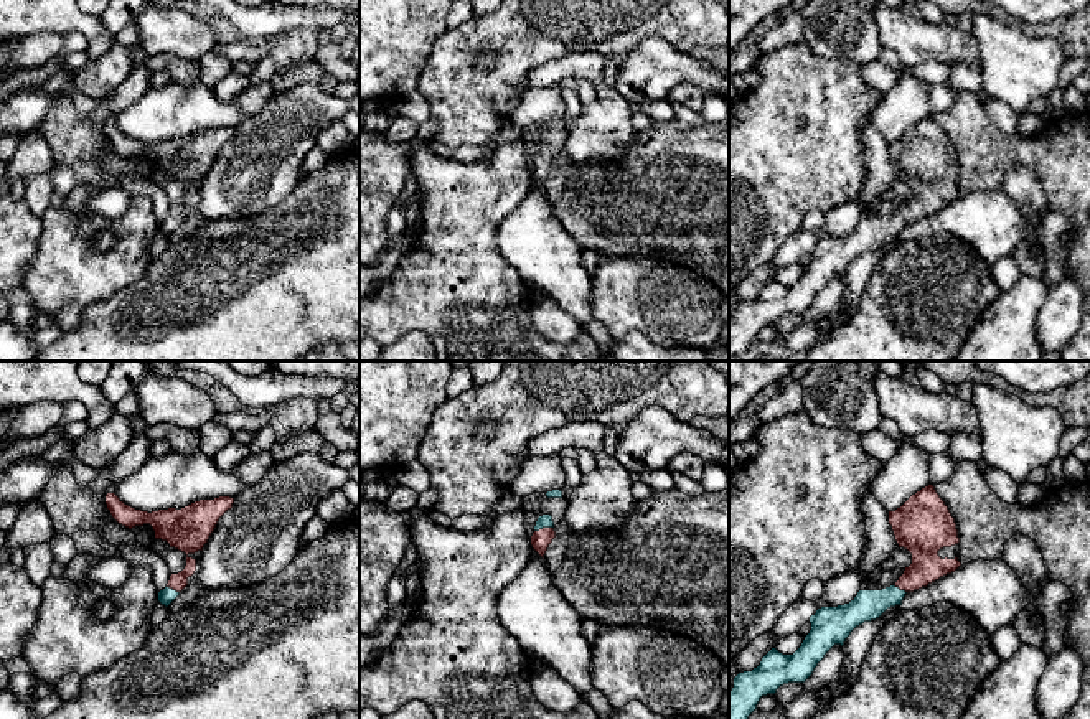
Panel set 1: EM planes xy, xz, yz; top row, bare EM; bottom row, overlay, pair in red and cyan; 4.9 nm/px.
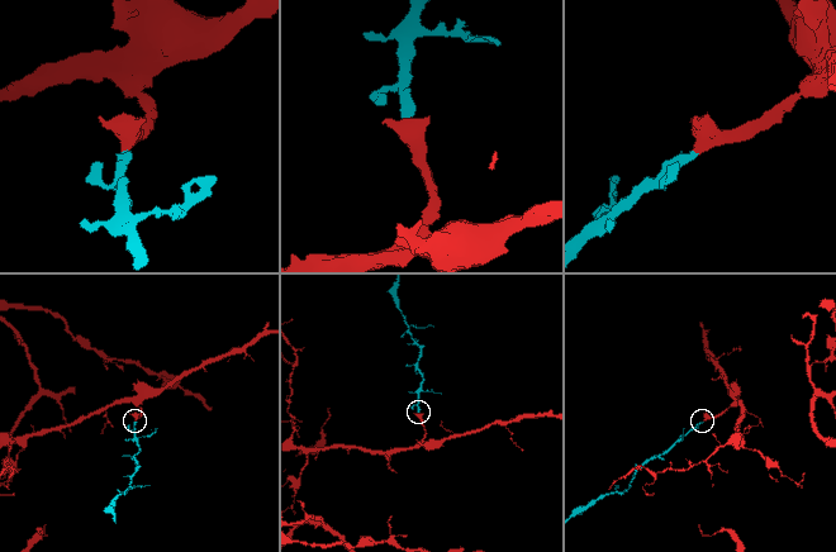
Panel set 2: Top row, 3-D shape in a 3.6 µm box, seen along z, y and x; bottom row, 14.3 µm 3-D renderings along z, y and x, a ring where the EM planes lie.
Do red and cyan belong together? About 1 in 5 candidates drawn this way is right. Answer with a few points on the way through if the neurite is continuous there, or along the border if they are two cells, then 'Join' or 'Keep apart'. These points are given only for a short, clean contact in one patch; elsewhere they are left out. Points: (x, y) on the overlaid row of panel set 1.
Path across: xz (540, 540), (543, 528), (546, 520). Join

